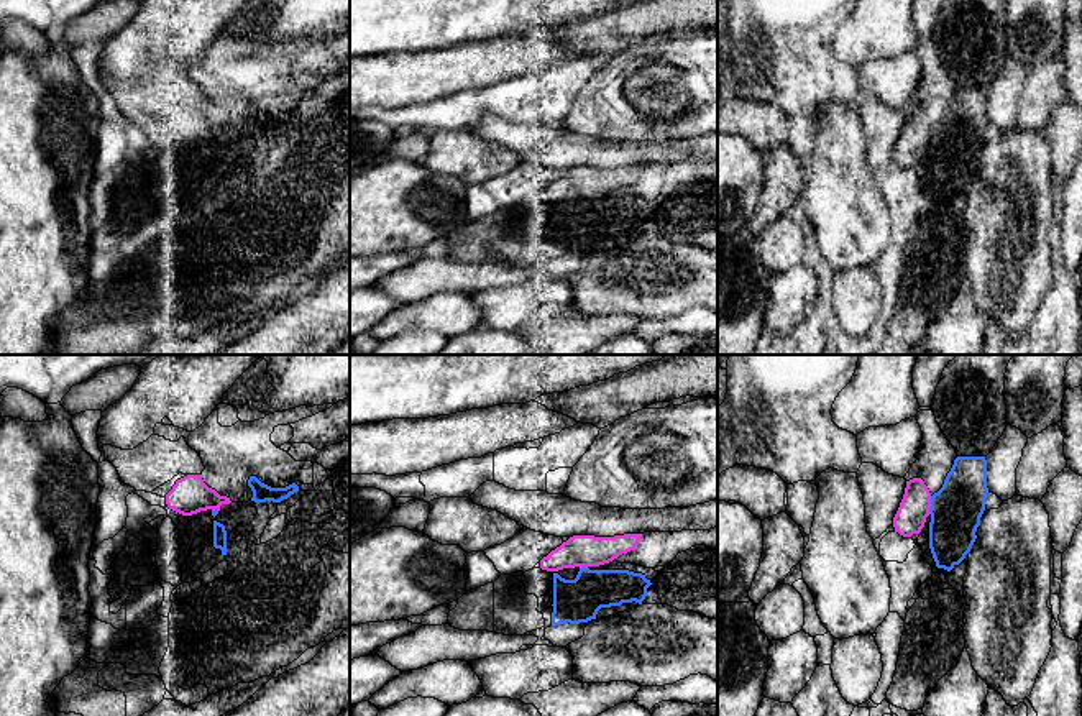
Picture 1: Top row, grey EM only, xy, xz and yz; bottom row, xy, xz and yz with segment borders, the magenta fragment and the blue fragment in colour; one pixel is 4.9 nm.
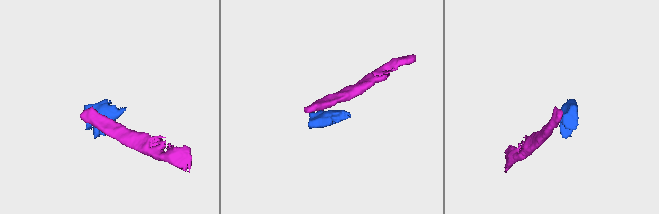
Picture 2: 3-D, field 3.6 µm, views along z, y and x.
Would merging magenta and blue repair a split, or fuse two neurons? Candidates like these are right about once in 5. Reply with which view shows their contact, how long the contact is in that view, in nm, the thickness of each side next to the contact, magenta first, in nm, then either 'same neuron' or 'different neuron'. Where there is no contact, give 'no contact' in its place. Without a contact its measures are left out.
contact in yz; length 90 nm; calibres 150 and 260 nm; different neuron

